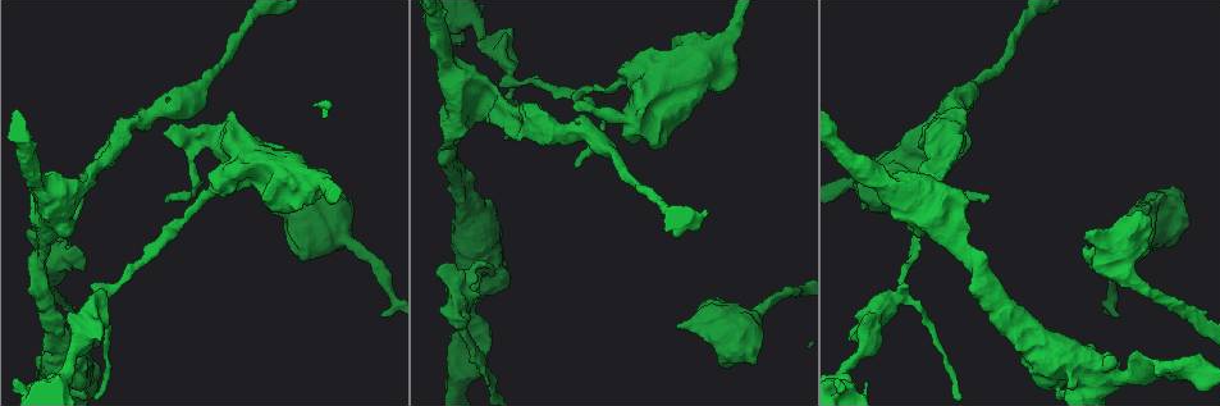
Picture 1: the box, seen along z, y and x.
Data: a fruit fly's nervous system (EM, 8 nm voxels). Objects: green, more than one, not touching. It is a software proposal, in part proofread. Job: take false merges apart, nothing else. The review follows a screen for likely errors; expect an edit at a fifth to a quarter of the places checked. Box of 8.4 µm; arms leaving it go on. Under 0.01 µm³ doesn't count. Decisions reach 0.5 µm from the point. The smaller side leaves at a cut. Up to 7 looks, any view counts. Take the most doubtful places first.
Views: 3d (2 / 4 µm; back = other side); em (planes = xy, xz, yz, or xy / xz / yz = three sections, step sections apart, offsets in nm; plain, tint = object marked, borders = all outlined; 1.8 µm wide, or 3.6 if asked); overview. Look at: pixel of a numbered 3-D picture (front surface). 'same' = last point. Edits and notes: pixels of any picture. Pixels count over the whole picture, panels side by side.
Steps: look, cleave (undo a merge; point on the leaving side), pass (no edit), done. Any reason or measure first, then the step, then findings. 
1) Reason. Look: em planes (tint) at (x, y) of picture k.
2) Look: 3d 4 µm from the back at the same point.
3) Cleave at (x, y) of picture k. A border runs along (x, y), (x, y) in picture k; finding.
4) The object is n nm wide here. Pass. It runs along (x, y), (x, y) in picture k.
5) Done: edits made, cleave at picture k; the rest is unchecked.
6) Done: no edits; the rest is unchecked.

Sharp bend. Look: 3d 4 µm at (1071, 365) of picture 1.

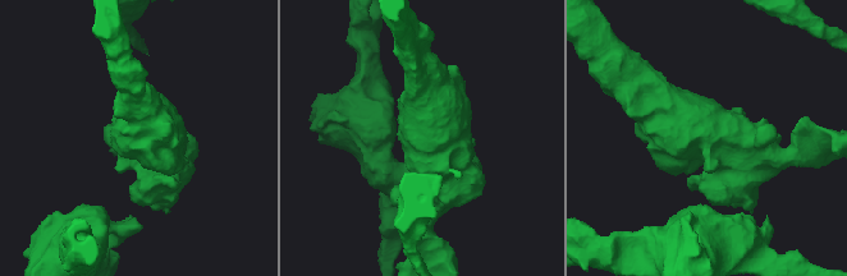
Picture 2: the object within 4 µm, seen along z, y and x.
Look: em 3.6 µm xz step 4 (tint) at (713, 137) of picture 2.

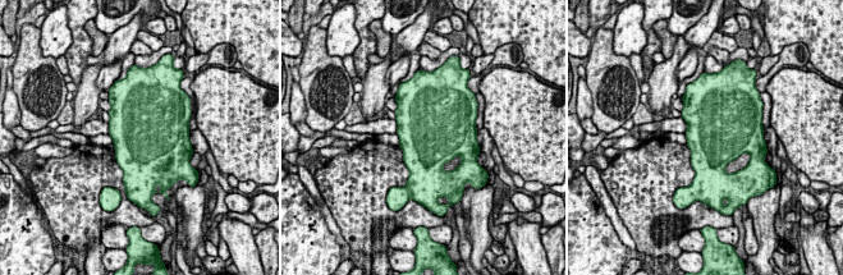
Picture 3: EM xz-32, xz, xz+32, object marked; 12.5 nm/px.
Cut it another way. Look: em 3.6 µm planes (tint) at the same point.

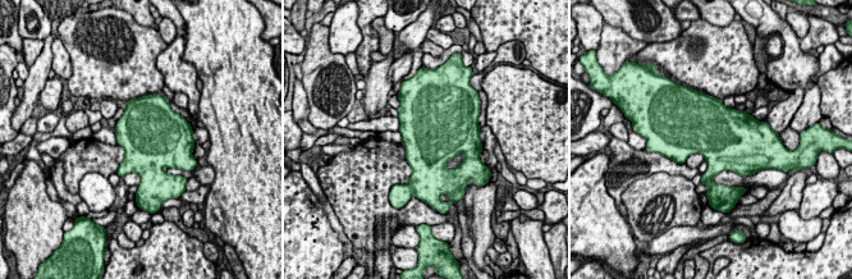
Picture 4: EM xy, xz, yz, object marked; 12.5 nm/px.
The object is 750 nm wide here. Pass. All the same cell.

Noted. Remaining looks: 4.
Touches itself. Look: 3d 2 µm at (494, 272) of picture 1.

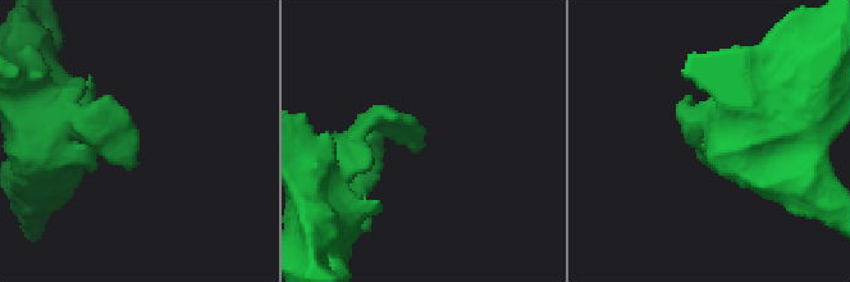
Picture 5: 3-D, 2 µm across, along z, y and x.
Need the tissue. Look: em planes (tint) at (424, 134) of picture 5.

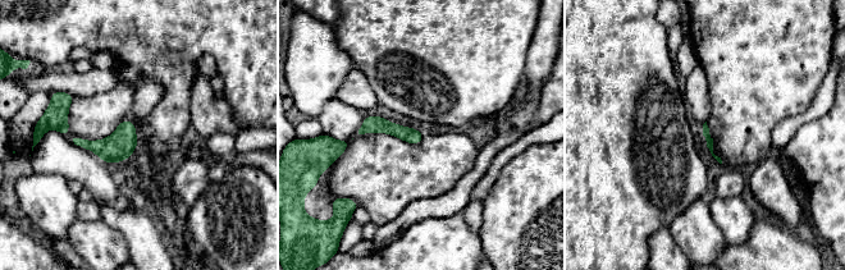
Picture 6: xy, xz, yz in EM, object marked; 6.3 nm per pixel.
Pass. It runs along (364, 129), (388, 127), (419, 136) in picture 6; all the same cell.

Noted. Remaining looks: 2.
Thick turns thin. Look: em 3.6 µm planes (plain) at (473, 115) of picture 1.

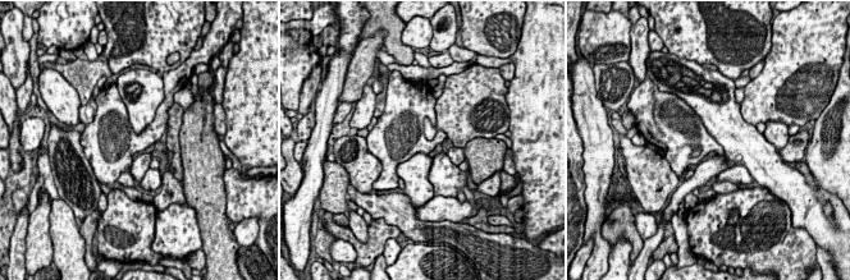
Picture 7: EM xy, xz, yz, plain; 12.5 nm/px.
Look: em 3.6 µm planes (borders) at the same point.

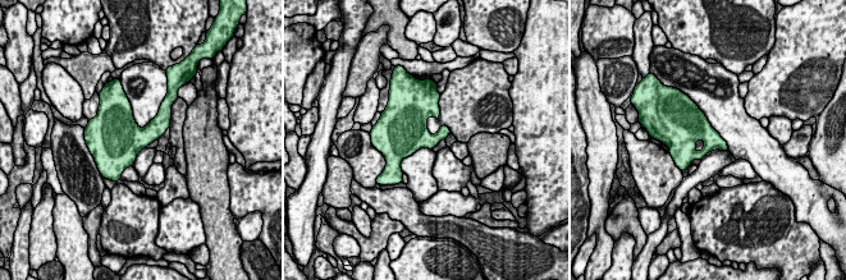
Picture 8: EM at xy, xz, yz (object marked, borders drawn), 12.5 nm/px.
Pass. All the same cell.

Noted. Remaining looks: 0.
Done: no edits; the rest is unchecked.

